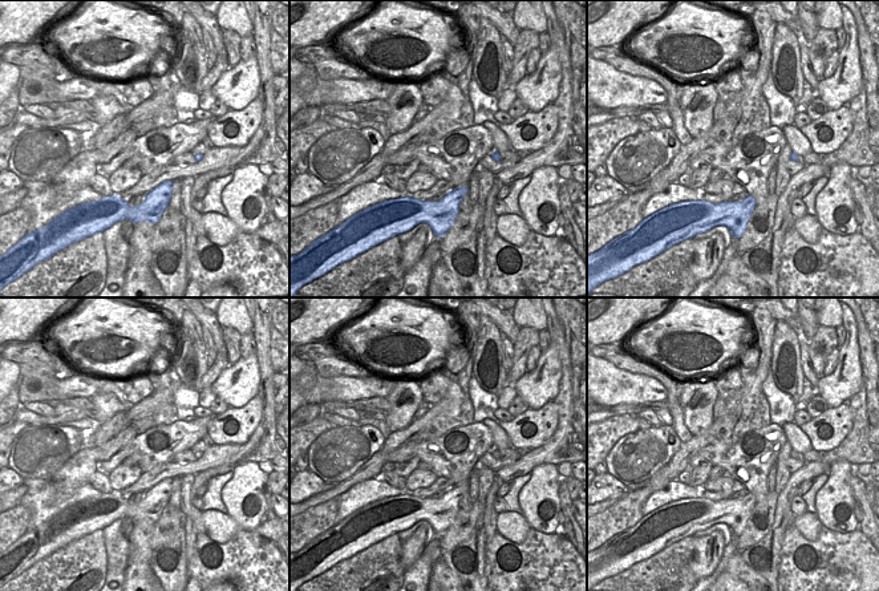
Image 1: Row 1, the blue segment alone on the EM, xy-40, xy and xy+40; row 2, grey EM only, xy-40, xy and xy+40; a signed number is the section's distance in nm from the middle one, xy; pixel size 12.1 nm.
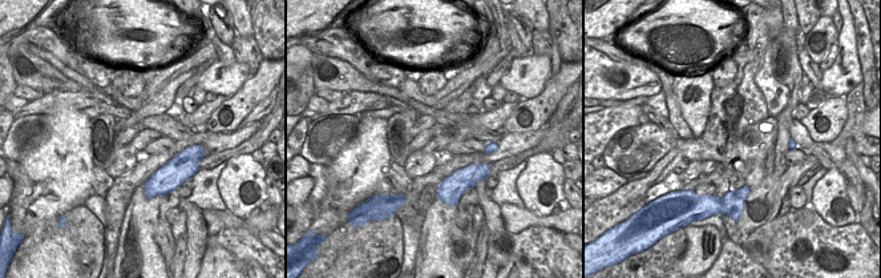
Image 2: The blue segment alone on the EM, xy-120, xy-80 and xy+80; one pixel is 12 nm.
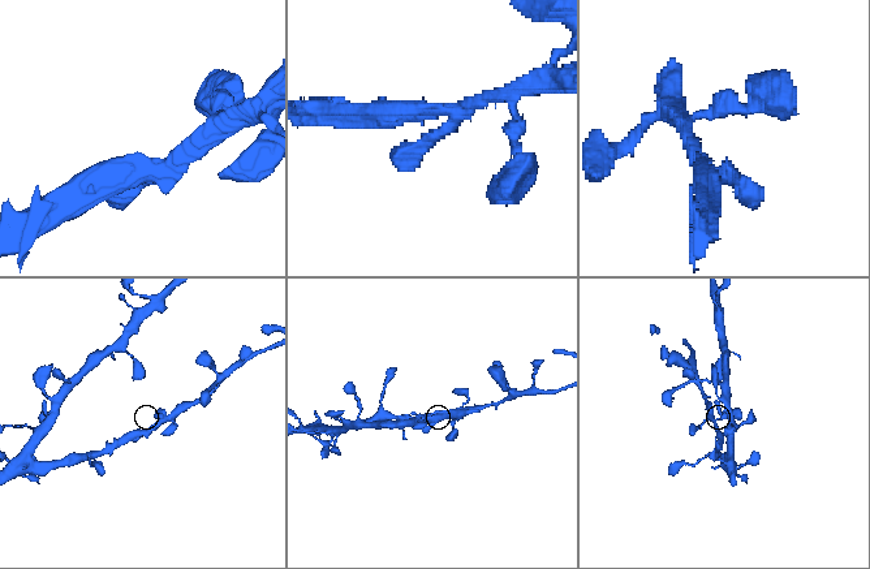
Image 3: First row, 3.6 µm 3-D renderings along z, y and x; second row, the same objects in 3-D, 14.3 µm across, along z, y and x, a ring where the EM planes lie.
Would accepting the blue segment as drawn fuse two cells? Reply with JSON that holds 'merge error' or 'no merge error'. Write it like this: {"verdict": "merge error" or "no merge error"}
{"verdict": "no merge error"}

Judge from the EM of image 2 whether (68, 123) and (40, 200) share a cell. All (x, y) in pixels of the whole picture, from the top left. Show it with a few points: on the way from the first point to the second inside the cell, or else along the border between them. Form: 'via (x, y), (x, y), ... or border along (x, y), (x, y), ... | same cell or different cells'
via (64, 141), (55, 152), (55, 174), (51, 181) | same cell

